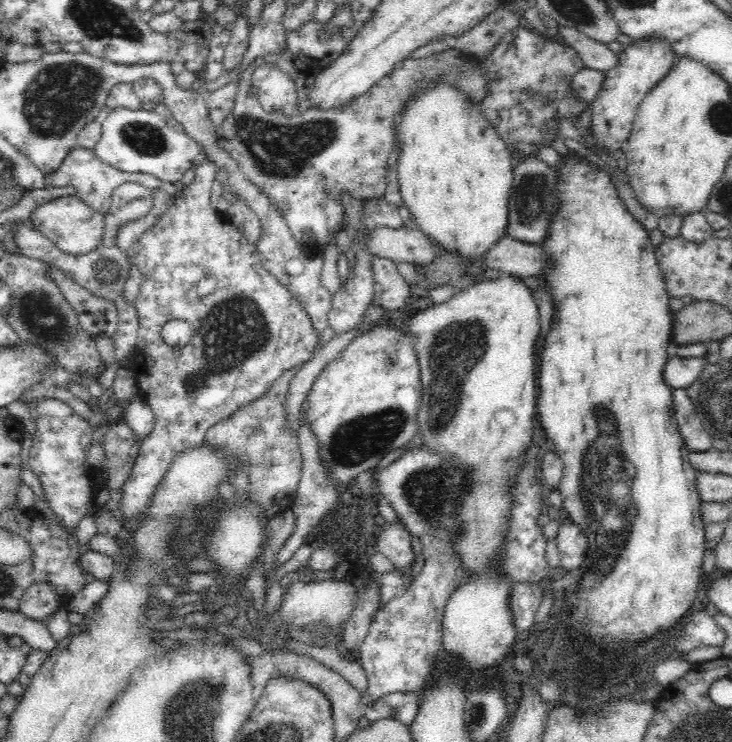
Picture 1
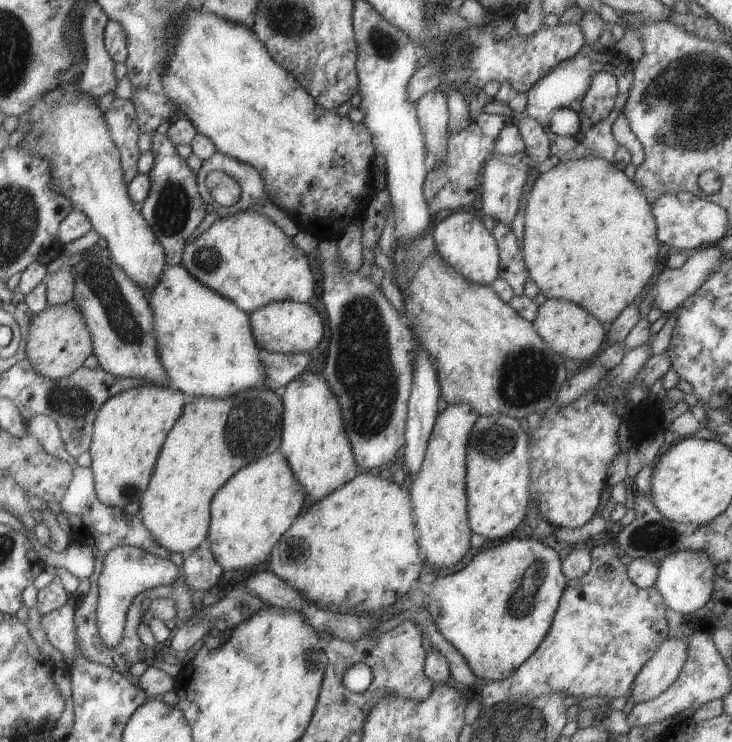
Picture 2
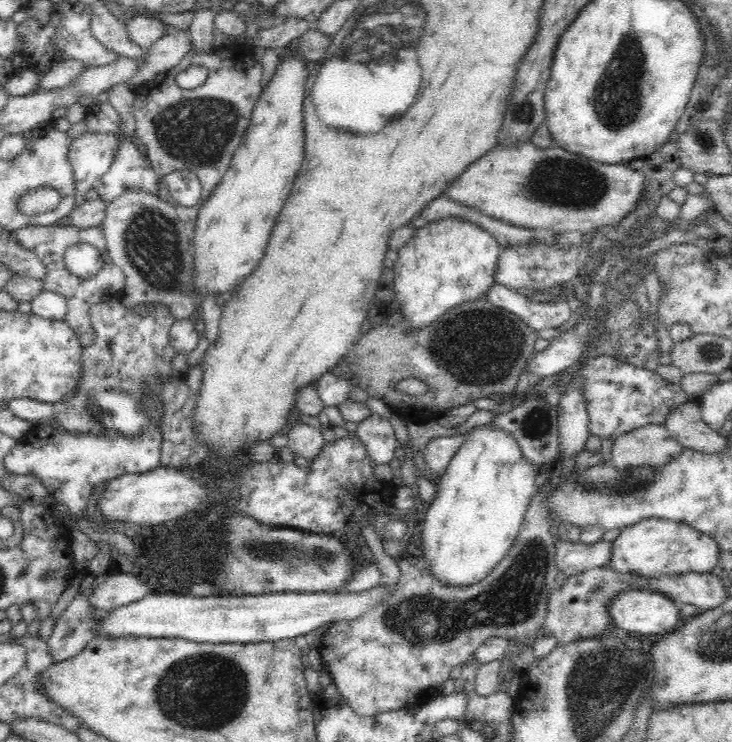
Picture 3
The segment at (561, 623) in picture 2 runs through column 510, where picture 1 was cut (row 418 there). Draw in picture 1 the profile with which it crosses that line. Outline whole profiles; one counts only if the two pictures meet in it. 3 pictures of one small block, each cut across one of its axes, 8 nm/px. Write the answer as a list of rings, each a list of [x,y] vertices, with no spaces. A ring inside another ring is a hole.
[[[672,389],[672,411],[676,417],[678,433],[689,451],[703,453],[713,448],[712,435],[702,426],[696,414],[692,396],[686,389]]]

